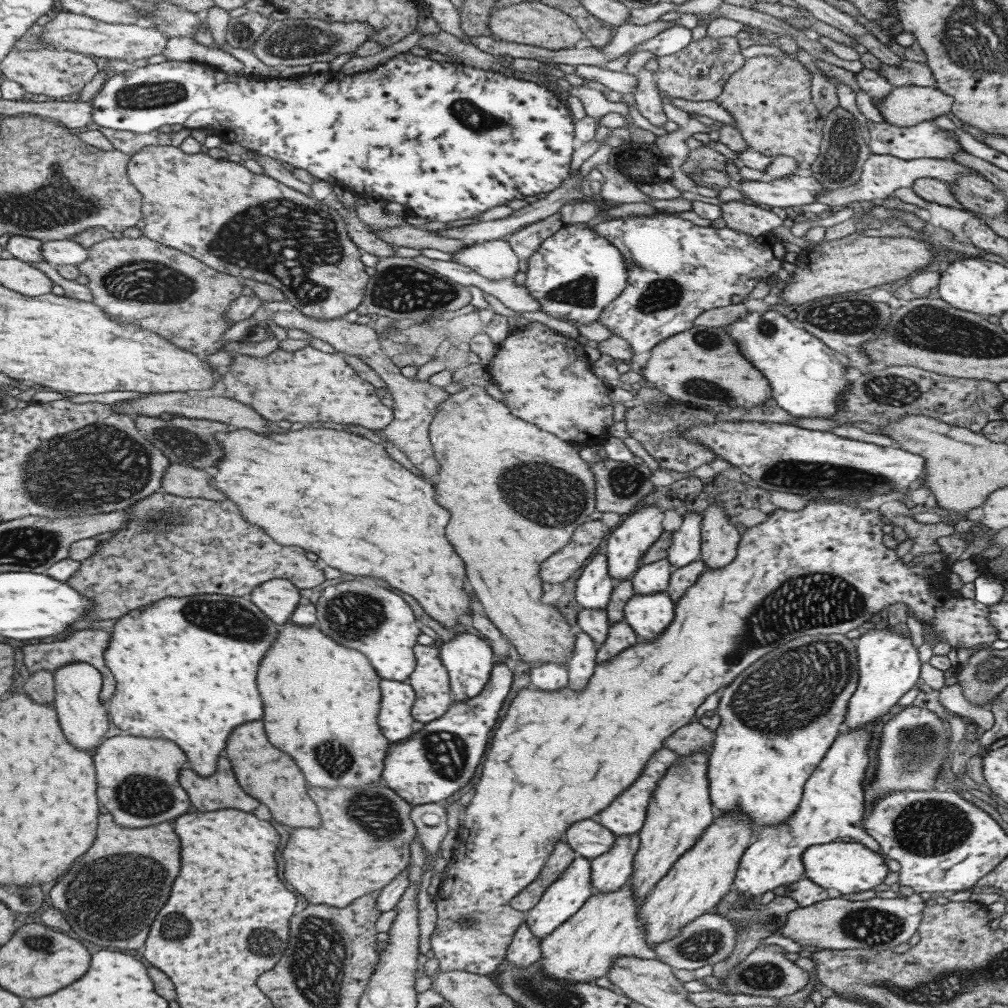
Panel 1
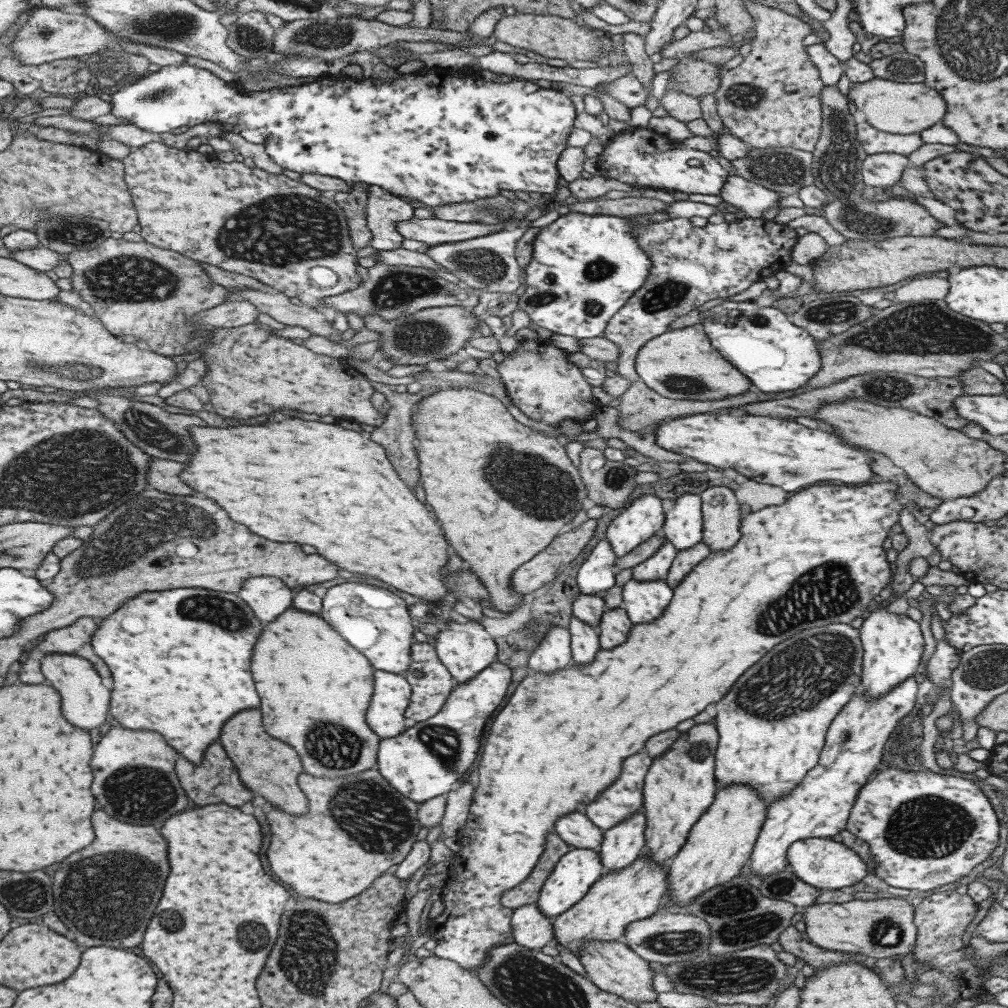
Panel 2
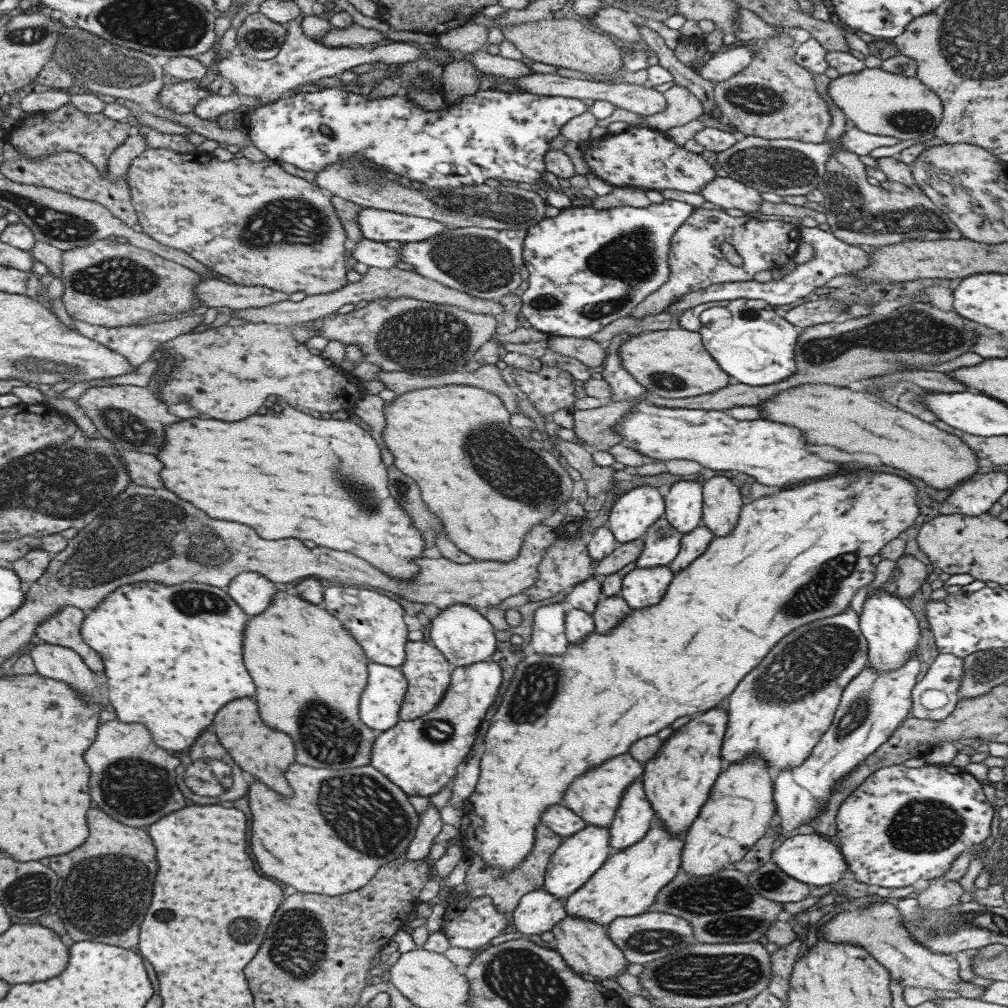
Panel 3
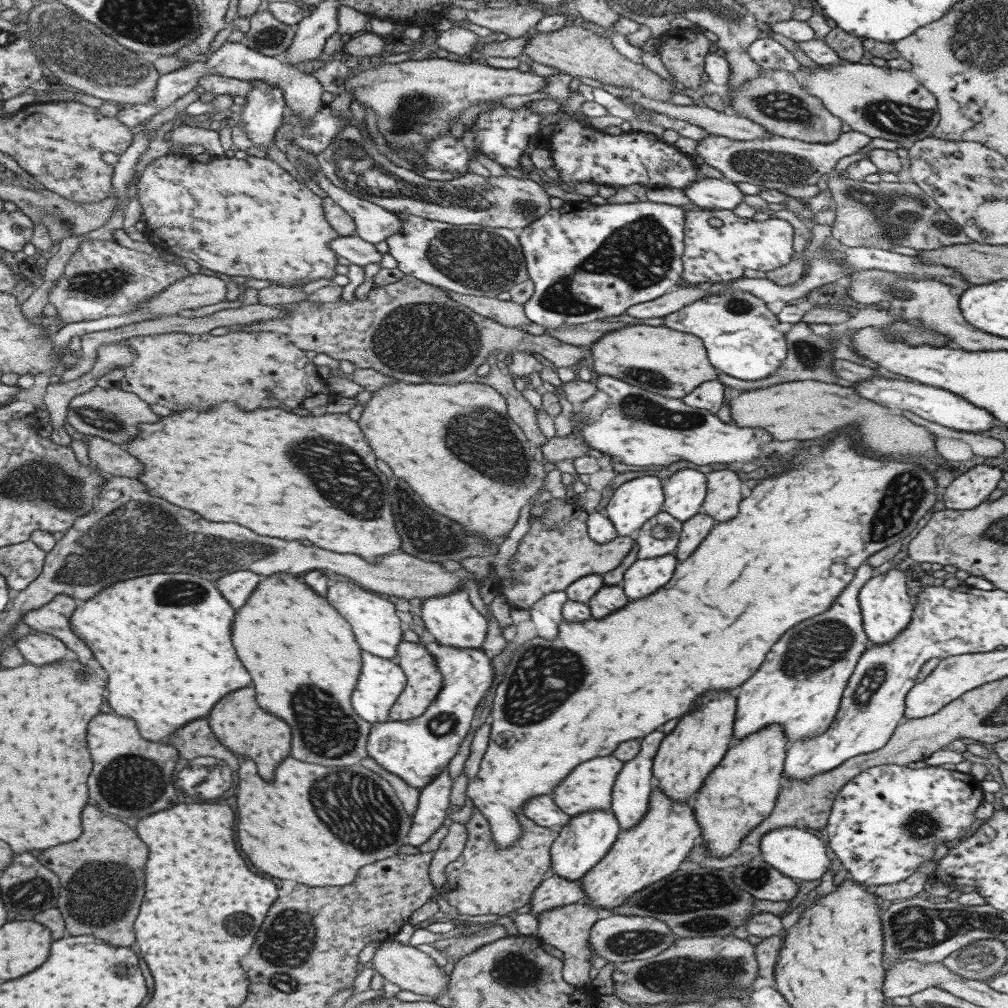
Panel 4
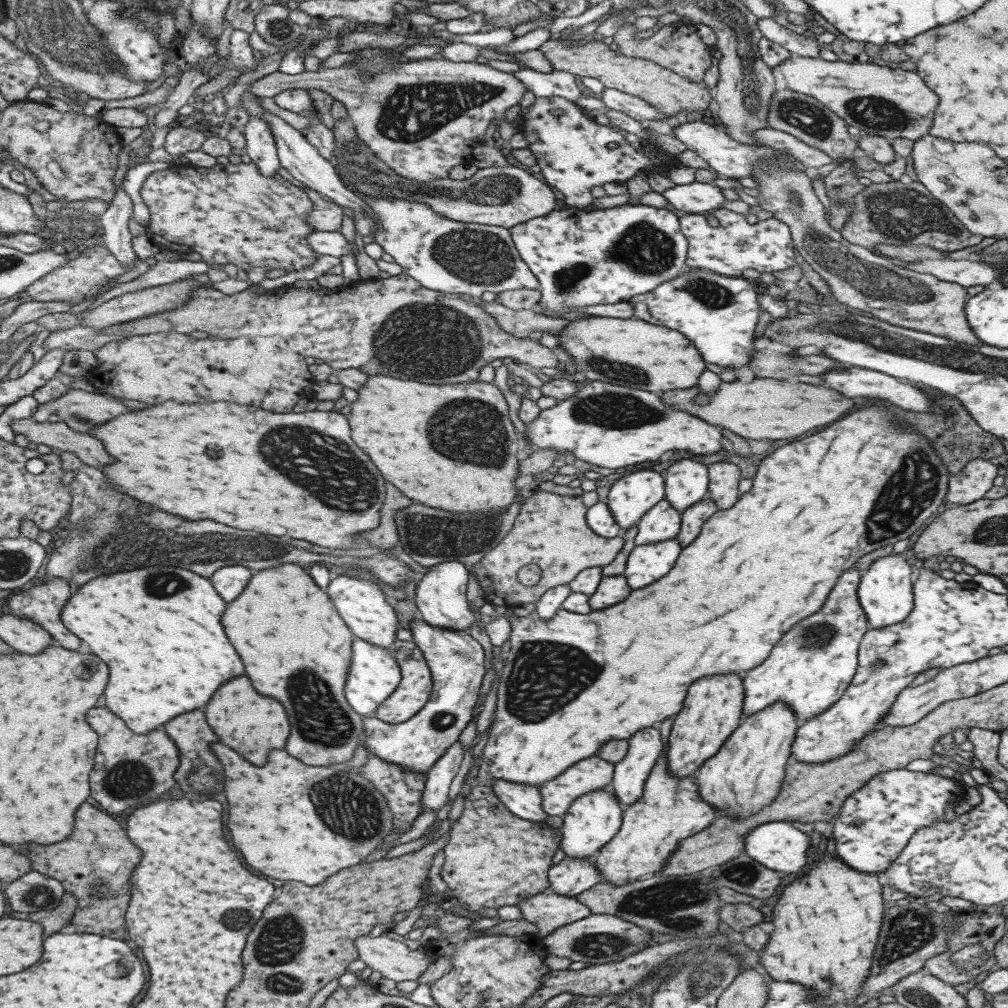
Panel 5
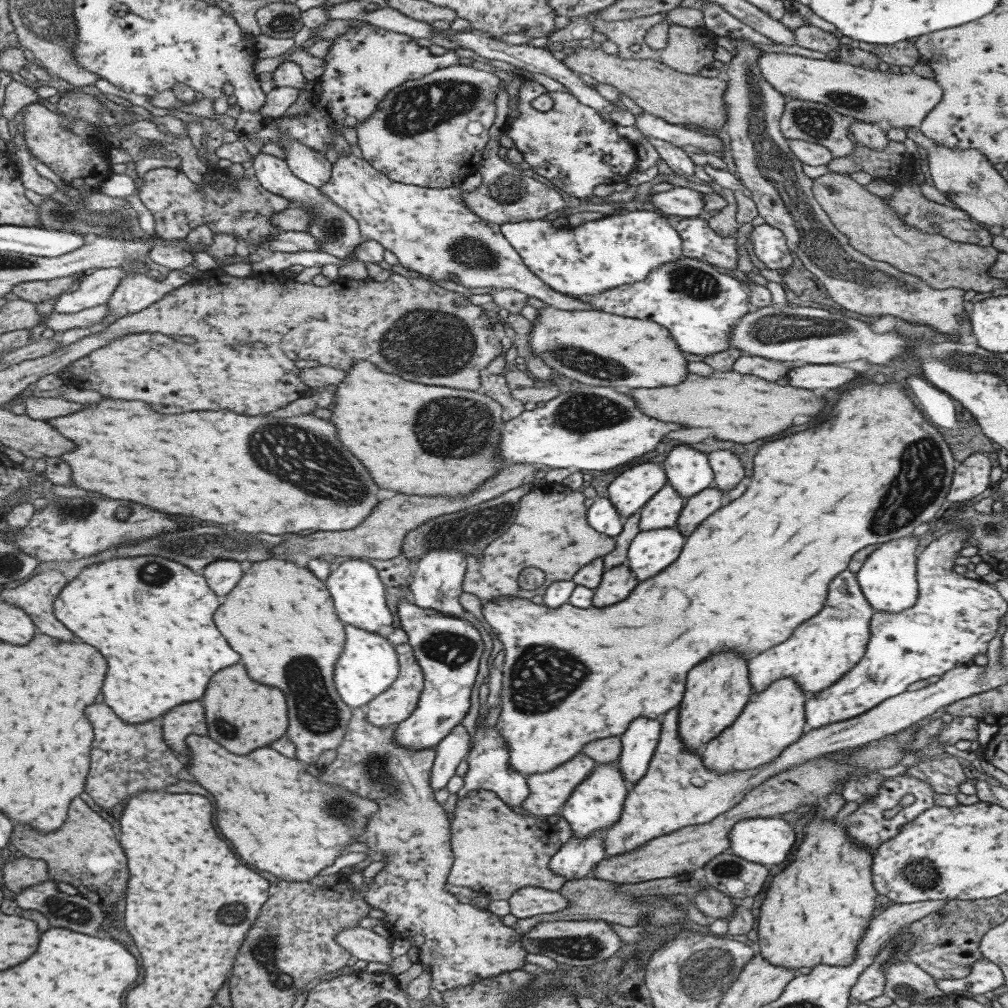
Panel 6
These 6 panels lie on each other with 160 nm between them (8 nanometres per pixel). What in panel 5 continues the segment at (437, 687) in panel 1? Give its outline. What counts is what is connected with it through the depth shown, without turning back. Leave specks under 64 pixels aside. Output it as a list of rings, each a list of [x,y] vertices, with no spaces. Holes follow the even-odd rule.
[[[395,638],[387,649],[400,668],[400,681],[396,689],[385,698],[385,702],[377,705],[373,716],[385,722],[387,726],[391,726],[392,724],[405,722],[420,710],[427,702],[431,692],[432,680],[422,652],[413,644],[413,641],[403,641]]]

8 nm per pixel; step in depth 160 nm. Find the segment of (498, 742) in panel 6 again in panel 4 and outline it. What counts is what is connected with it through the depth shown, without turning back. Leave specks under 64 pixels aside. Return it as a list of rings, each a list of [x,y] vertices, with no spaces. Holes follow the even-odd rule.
[[[539,795],[527,799],[522,804],[520,812],[537,826],[547,828],[555,824],[563,827],[570,819],[568,814],[557,808],[550,795]]]

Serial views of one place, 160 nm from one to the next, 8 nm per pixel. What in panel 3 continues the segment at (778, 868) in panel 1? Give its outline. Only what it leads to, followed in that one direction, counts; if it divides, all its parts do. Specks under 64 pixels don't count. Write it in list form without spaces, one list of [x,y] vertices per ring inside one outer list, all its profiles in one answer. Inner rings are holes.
[[[913,653],[904,665],[890,671],[876,671],[866,664],[845,685],[832,723],[809,756],[800,765],[777,771],[773,775],[775,821],[780,828],[777,842],[797,833],[813,832],[808,822],[824,811],[832,788],[863,759],[887,742],[891,733],[906,719],[917,673],[918,661]]]

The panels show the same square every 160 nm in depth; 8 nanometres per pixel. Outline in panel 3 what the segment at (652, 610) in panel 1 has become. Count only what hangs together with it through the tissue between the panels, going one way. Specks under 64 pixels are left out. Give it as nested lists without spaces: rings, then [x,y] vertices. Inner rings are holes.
[[[632,565],[623,575],[619,596],[630,610],[649,608],[661,602],[673,575],[668,565],[653,568]]]

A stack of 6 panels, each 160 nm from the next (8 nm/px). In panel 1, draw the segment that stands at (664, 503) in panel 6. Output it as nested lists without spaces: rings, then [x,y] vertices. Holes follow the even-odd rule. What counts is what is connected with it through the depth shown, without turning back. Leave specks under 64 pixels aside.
[[[666,558],[651,564],[639,565],[630,581],[634,594],[649,596],[666,590],[671,574],[671,564]]]

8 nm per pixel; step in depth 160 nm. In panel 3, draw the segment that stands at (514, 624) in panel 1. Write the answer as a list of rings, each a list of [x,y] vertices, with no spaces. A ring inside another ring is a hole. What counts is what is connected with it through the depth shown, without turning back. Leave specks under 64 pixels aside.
[[[445,385],[437,388],[415,389],[397,395],[389,404],[382,406],[385,426],[381,430],[381,440],[385,444],[389,454],[393,456],[393,466],[415,480],[415,484],[421,488],[421,500],[427,504],[427,508],[443,522],[443,532],[447,538],[457,546],[461,552],[470,556],[473,561],[510,561],[518,555],[519,547],[525,538],[525,534],[539,526],[539,521],[548,517],[553,510],[561,511],[566,516],[565,504],[572,498],[571,492],[573,481],[569,478],[562,462],[557,461],[552,453],[541,447],[539,443],[527,439],[522,429],[513,428],[509,425],[509,412],[498,396],[490,392],[465,385]],[[519,470],[521,470],[521,504],[519,504]]]

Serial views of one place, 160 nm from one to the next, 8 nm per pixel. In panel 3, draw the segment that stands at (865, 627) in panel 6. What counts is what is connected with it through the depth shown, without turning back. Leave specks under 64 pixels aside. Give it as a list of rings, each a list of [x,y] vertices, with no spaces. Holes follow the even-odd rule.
[[[849,607],[844,612],[799,626],[779,640],[777,648],[753,668],[729,694],[727,724],[721,744],[723,764],[757,755],[772,769],[772,773],[796,767],[804,762],[832,723],[832,716],[840,701],[845,685],[866,666],[866,640],[858,627],[858,616]]]

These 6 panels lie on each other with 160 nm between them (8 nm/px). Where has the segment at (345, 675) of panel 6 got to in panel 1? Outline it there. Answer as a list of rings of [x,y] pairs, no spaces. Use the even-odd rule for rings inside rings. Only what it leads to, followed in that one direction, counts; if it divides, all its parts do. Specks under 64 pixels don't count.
[[[379,679],[380,701],[377,726],[390,742],[405,740],[413,733],[413,717],[410,710],[415,700],[411,685],[407,682]]]

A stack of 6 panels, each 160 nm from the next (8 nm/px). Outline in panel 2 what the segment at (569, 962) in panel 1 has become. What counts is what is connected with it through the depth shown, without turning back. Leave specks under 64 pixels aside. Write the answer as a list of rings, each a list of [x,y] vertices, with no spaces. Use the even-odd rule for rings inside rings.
[[[643,851],[629,866],[602,872],[581,900],[552,919],[555,945],[564,946],[579,958],[579,952],[589,941],[620,940],[629,923],[647,919],[662,907],[667,885],[666,867],[667,864],[654,863]]]

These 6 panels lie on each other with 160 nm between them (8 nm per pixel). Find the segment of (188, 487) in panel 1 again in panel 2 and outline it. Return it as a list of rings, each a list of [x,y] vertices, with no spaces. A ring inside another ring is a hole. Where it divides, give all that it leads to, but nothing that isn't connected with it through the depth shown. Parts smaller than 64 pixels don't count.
[[[151,458],[148,472],[148,488],[158,492],[181,494],[191,496],[191,488],[187,488],[183,482],[179,482],[179,470],[183,464],[177,461]]]

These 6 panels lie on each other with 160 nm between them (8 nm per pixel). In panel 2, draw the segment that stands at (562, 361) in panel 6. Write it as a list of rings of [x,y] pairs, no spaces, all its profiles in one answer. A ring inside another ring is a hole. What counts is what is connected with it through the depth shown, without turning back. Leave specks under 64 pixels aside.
[[[698,326],[670,329],[649,339],[634,360],[634,369],[647,388],[675,400],[717,400],[749,390],[749,380],[739,374],[714,348]]]

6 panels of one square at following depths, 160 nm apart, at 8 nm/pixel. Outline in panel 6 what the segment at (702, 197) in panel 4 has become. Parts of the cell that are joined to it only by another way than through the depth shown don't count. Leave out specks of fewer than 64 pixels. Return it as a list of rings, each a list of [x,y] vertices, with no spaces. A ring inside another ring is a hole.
[[[672,187],[669,190],[650,194],[649,202],[653,204],[657,213],[674,220],[676,216],[693,218],[702,214],[702,194],[685,187]]]

